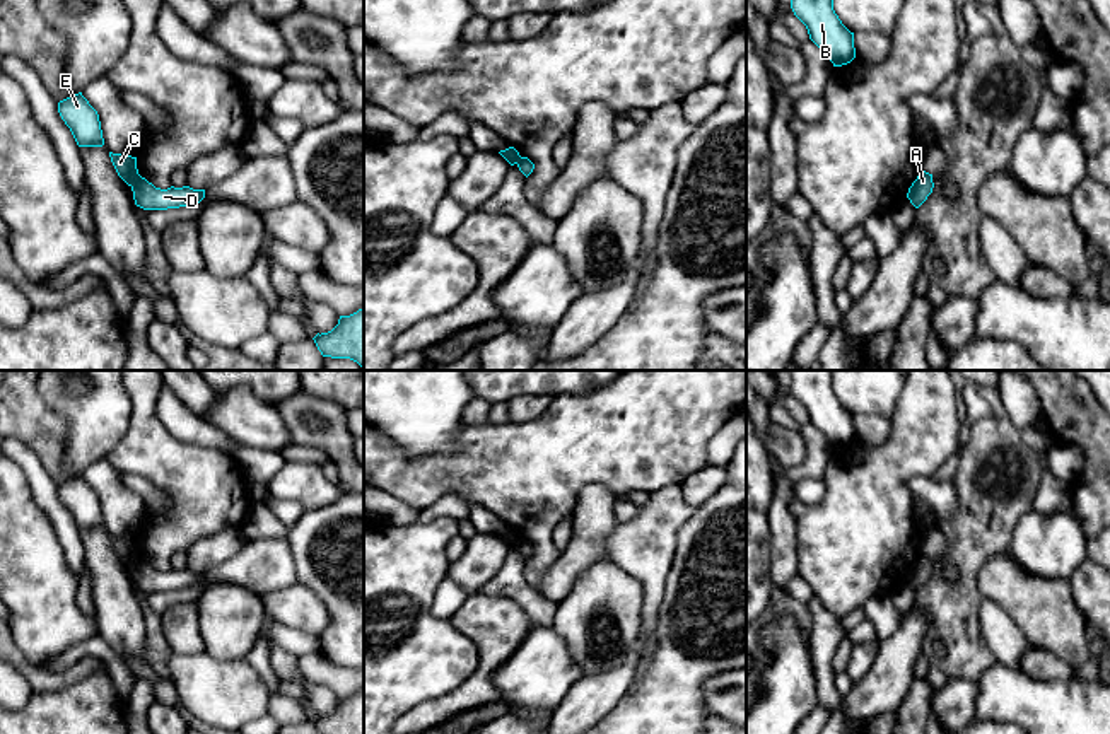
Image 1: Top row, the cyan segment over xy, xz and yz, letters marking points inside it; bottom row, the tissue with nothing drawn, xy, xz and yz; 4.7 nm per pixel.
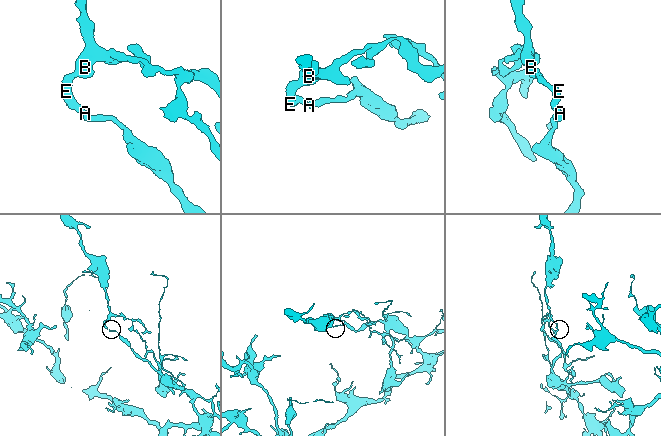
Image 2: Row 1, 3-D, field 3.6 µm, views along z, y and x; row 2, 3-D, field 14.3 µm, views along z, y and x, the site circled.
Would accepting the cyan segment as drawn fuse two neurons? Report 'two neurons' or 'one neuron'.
two neurons

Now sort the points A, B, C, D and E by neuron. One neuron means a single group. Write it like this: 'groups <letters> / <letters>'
groups A D / B C E

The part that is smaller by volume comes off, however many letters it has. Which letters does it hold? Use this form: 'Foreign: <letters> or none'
Foreign: B, C, E

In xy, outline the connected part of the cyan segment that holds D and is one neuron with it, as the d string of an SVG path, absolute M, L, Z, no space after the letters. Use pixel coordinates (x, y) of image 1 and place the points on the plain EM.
M140 556L131 568L135 587L143 592L167 592L188 587L196 587L205 580L205 572L190 568L161 572L149 565Z

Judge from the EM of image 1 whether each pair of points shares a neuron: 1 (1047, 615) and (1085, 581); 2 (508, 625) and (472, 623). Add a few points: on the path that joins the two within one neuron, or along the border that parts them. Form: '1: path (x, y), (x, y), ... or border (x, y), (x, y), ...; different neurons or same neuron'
1: border (1068, 579), (1073, 589), (1073, 601), (1088, 629); different neurons
2: path (499, 625), (480, 623); same neuron

